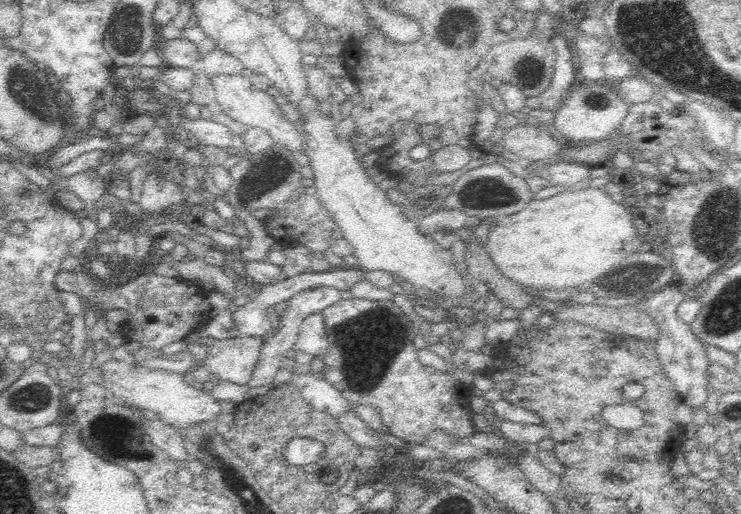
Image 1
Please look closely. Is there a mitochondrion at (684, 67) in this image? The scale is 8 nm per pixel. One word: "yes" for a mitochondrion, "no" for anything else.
yes

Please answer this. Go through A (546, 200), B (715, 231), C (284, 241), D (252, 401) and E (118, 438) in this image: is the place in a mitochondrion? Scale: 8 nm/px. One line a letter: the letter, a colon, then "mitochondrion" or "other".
A: other
B: mitochondrion
C: other
D: other
E: mitochondrion

